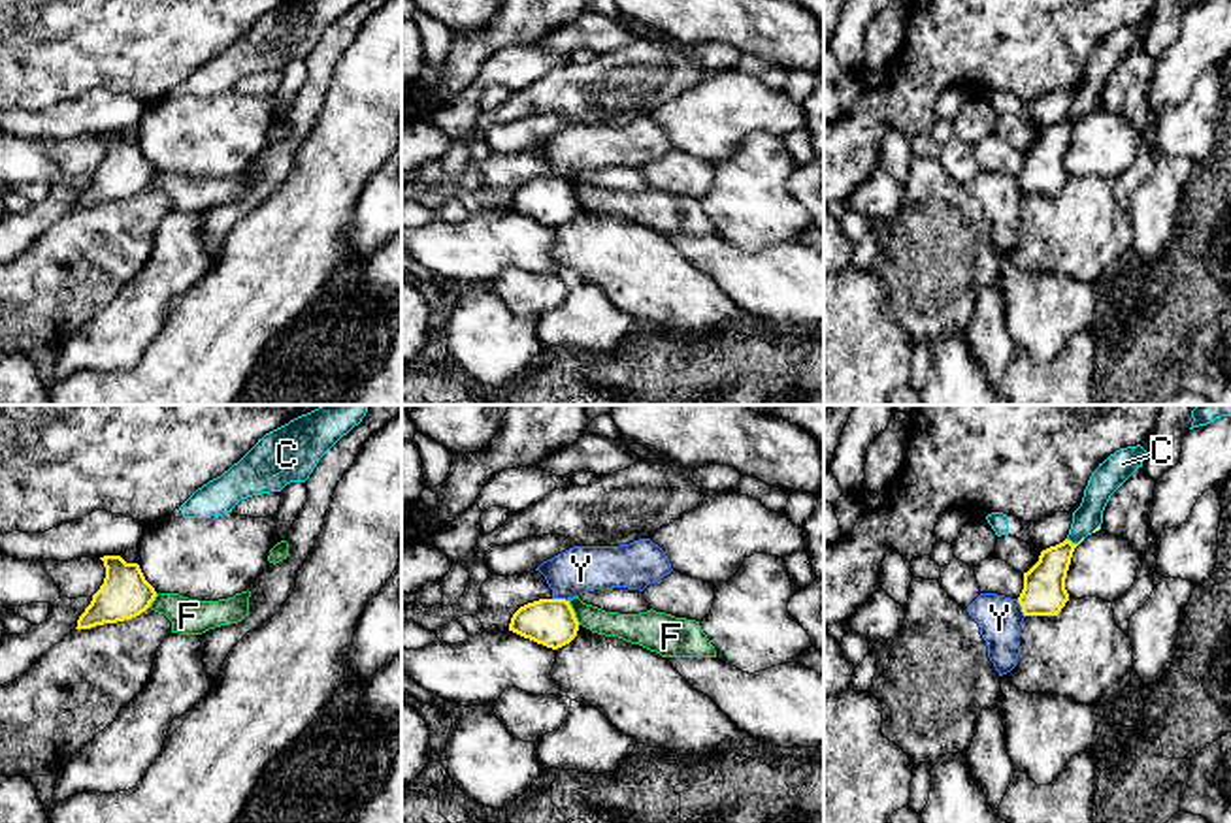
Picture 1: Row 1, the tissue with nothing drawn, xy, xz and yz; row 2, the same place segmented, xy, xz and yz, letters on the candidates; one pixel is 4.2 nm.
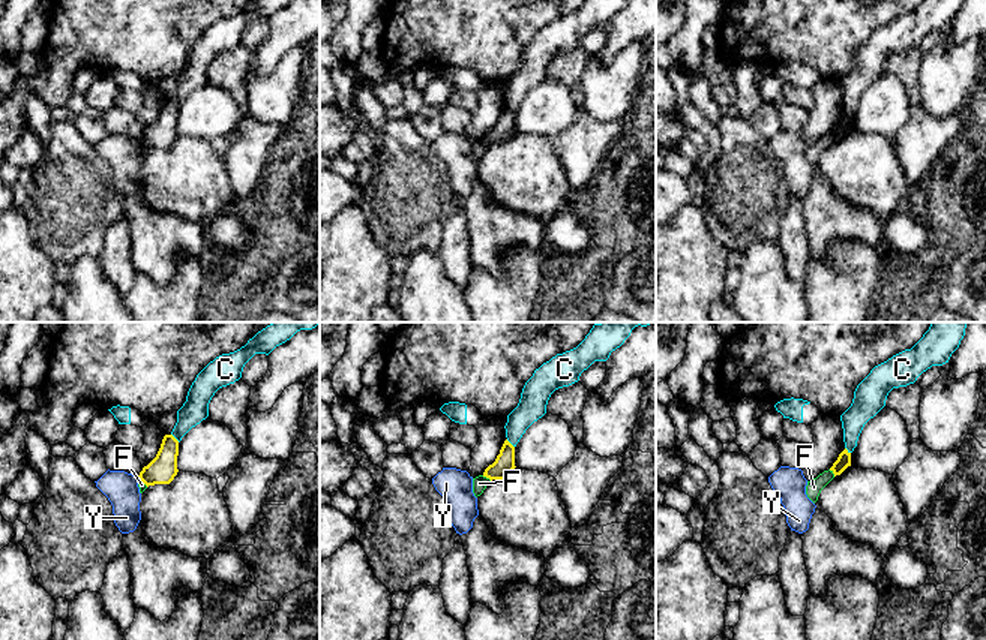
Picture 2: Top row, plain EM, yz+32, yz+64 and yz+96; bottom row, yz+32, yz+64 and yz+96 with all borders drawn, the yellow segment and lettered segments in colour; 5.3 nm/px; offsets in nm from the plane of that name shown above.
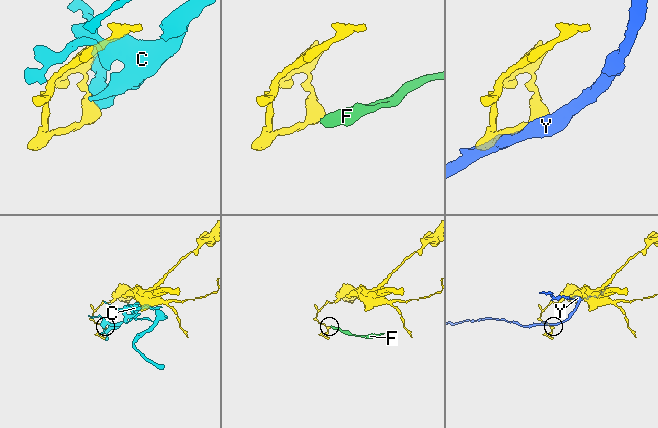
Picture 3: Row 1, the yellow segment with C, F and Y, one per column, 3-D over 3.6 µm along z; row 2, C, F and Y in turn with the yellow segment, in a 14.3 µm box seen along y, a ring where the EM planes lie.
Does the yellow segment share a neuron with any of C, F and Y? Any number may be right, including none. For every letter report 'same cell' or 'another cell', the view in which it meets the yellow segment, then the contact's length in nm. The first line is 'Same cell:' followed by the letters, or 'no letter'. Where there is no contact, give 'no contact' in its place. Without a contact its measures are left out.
Same cell: no letter
C: another cell | yz | 80 nm
F: another cell | xz | 120 nm
Y: another cell | yz | 90 nm

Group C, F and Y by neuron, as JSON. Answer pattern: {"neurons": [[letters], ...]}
{"neurons": [["C"], ["F"], ["Y"]]}

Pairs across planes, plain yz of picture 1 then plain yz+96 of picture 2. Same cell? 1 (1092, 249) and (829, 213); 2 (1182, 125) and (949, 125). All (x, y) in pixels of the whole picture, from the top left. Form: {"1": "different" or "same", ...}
{"1": "different", "2": "different"}

